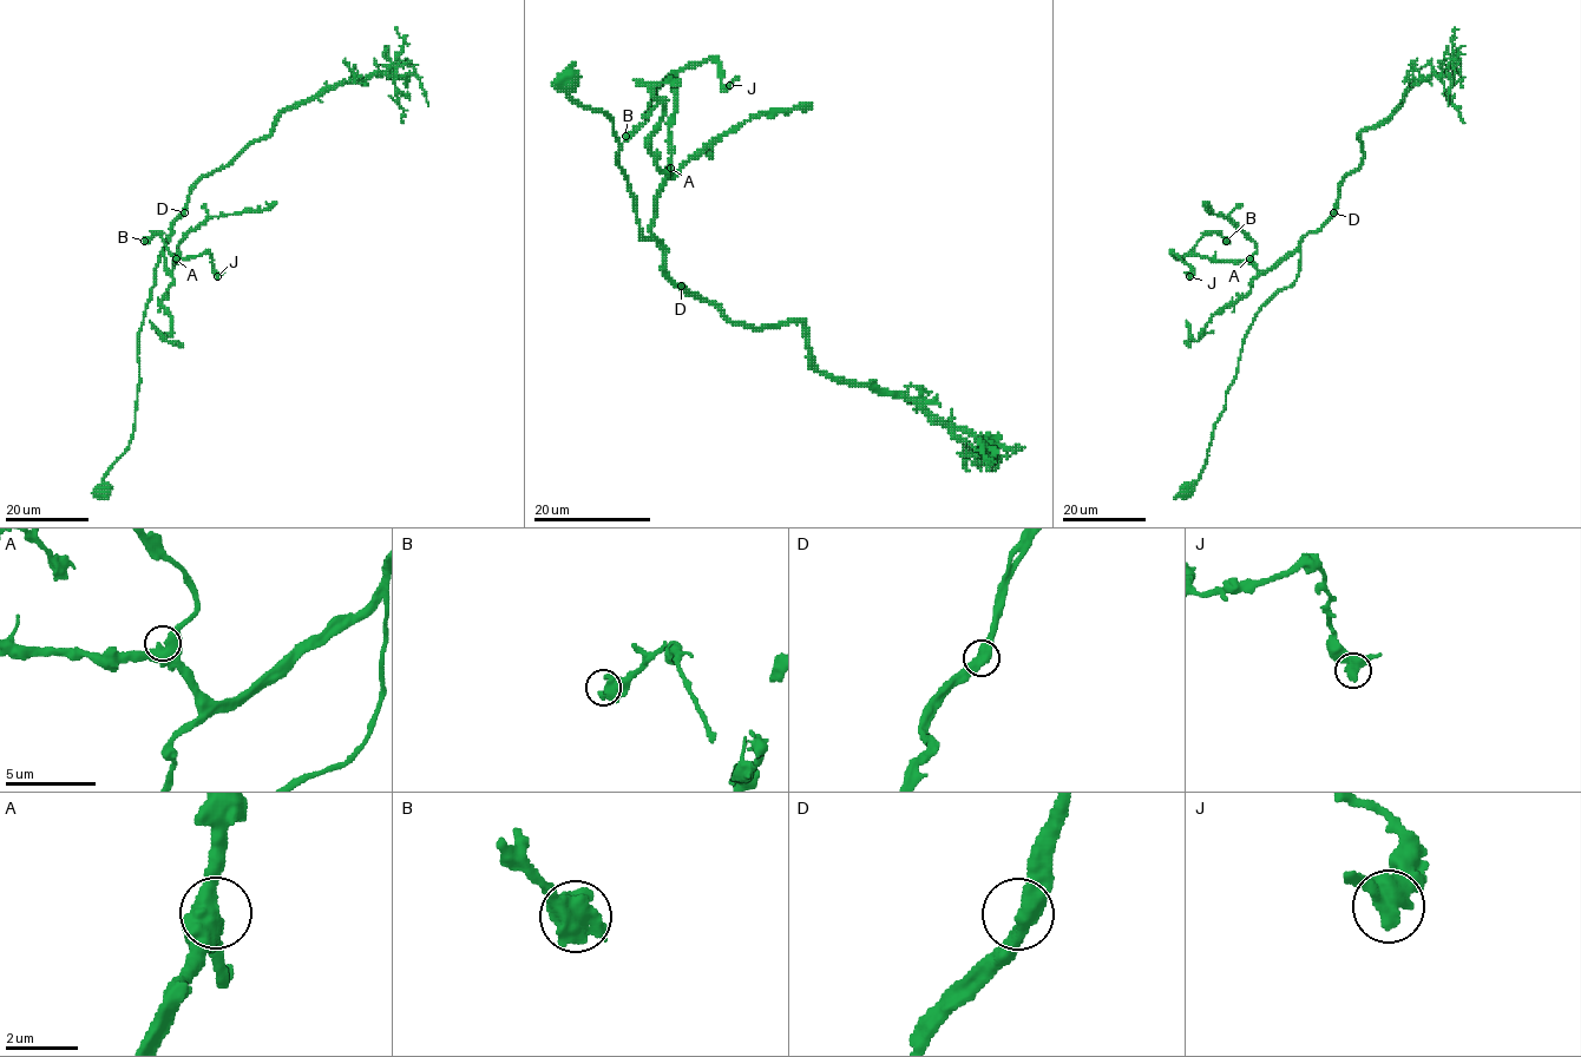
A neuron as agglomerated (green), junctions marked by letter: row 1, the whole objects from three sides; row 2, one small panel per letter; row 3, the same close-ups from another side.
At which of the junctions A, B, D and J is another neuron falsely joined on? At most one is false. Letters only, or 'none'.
none

